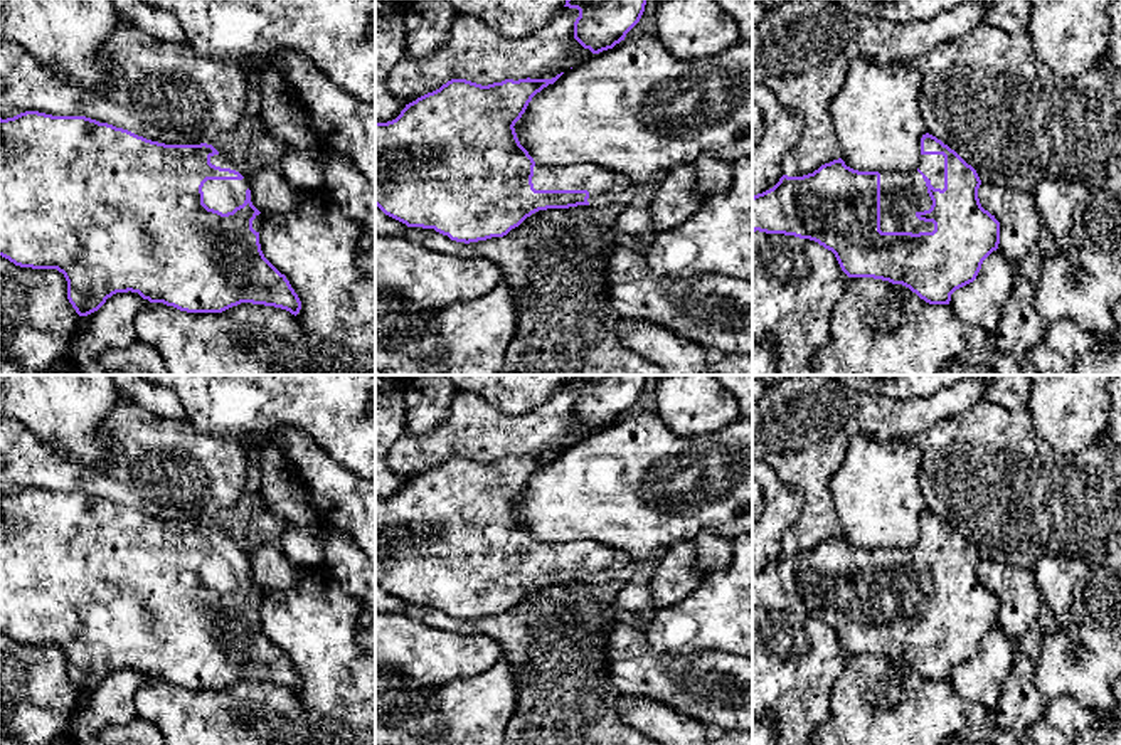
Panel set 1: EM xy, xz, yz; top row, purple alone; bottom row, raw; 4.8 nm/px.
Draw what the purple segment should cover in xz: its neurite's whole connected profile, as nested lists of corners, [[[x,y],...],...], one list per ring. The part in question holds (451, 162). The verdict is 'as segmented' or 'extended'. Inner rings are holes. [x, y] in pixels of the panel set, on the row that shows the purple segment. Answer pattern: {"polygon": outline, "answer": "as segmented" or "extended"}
{"polygon": [[[562,74],[552,79],[505,79],[488,86],[451,79],[406,104],[396,119],[375,123],[375,205],[407,227],[434,229],[465,244],[503,237],[539,210],[592,205],[596,197],[614,185],[613,172],[589,163],[537,165],[513,128],[532,98]]], "answer": "extended"}

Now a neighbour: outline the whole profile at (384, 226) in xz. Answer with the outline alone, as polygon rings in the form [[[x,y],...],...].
[[[375,205],[375,234],[379,235],[396,235],[404,237],[407,225],[385,215],[377,205]]]

